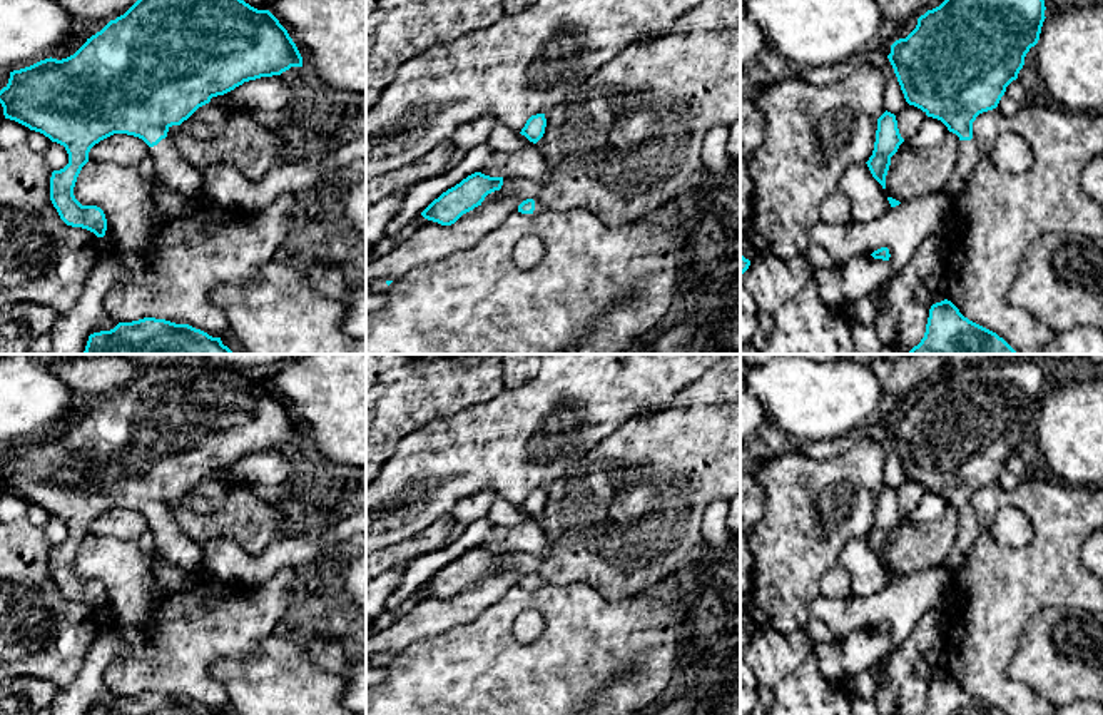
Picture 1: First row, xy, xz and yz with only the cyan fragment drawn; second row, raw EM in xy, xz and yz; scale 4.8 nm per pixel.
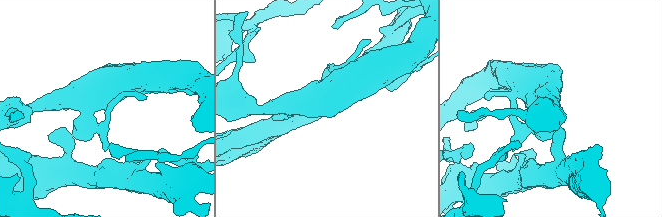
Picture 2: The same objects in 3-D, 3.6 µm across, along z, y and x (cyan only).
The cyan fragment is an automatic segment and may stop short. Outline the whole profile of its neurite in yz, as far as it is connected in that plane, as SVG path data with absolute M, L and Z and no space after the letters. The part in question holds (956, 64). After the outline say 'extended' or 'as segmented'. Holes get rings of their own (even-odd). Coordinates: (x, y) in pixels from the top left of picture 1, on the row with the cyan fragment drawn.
M944 0L917 18L916 28L891 45L887 55L904 99L959 137L959 157L943 192L954 202L973 174L979 152L973 122L998 107L1006 87L1018 79L1024 57L1039 40L1045 0Z; extended

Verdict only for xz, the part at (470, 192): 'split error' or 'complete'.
complete

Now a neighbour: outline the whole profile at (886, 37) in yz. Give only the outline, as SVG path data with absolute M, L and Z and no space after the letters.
M884 20L879 27L877 43L881 48L887 48L896 42L897 23Z

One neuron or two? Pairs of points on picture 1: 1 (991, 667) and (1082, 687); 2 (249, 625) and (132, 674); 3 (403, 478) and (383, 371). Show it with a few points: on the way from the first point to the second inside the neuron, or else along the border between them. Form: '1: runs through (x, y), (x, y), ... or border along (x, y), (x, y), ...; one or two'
1: border along (1020, 633), (1008, 675), (1025, 682), (1038, 695); two
2: runs through (221, 632), (199, 633), (161, 672); one
3: border along (428, 423), (410, 431), (383, 466); two

